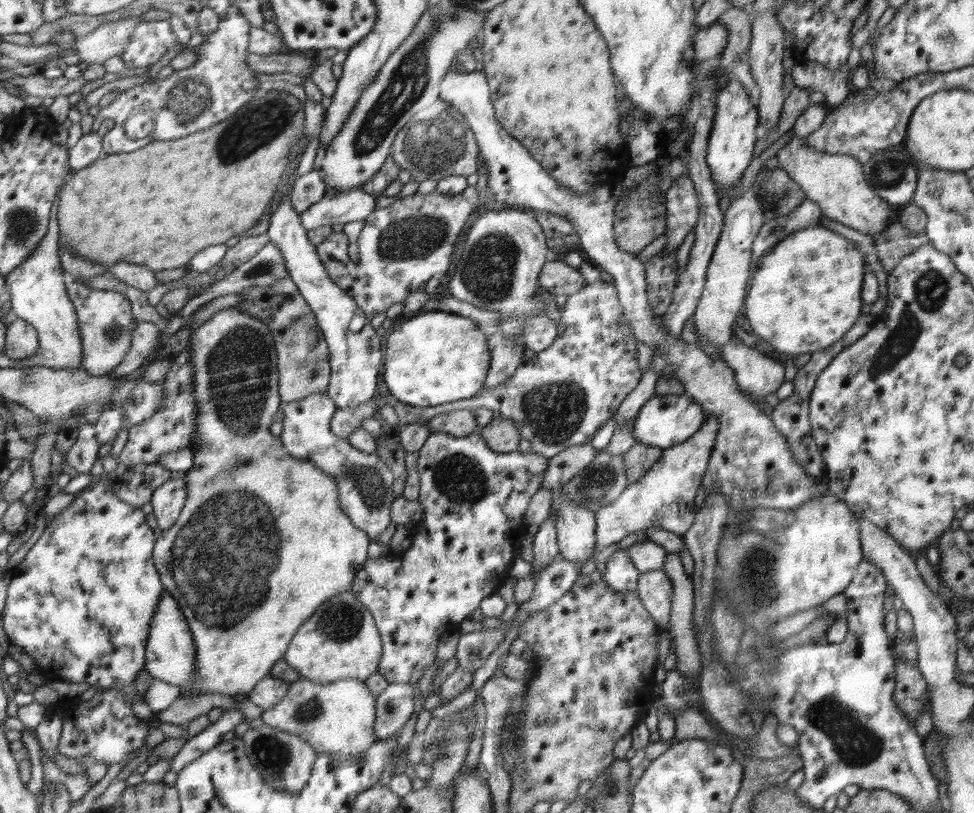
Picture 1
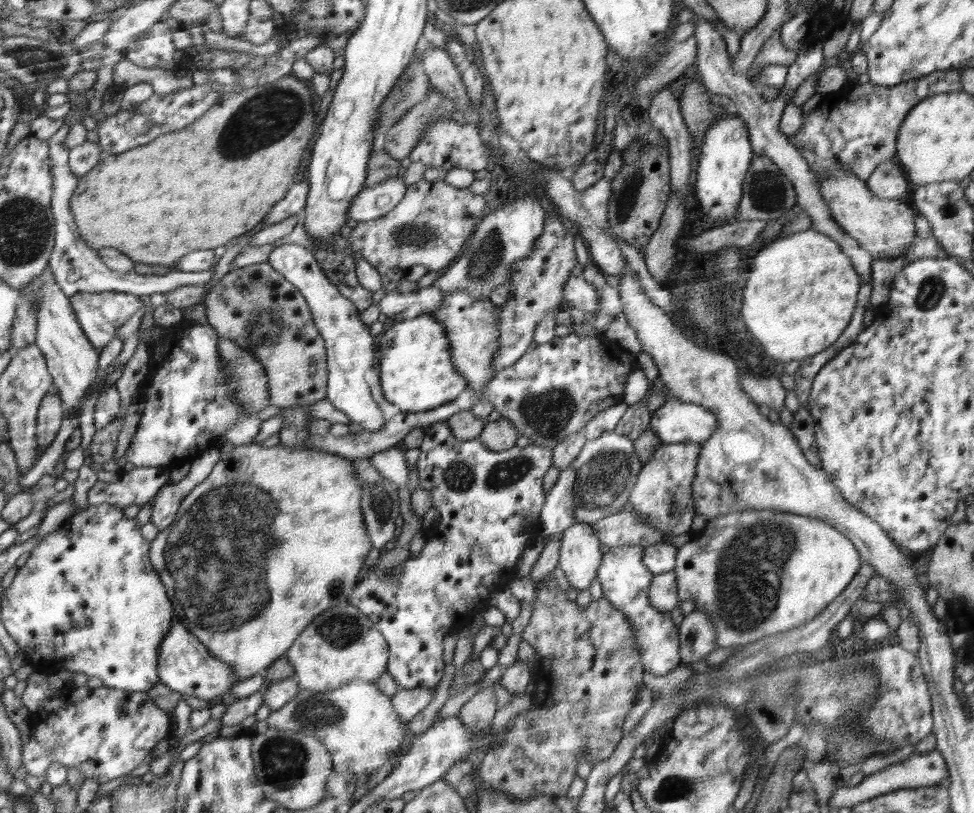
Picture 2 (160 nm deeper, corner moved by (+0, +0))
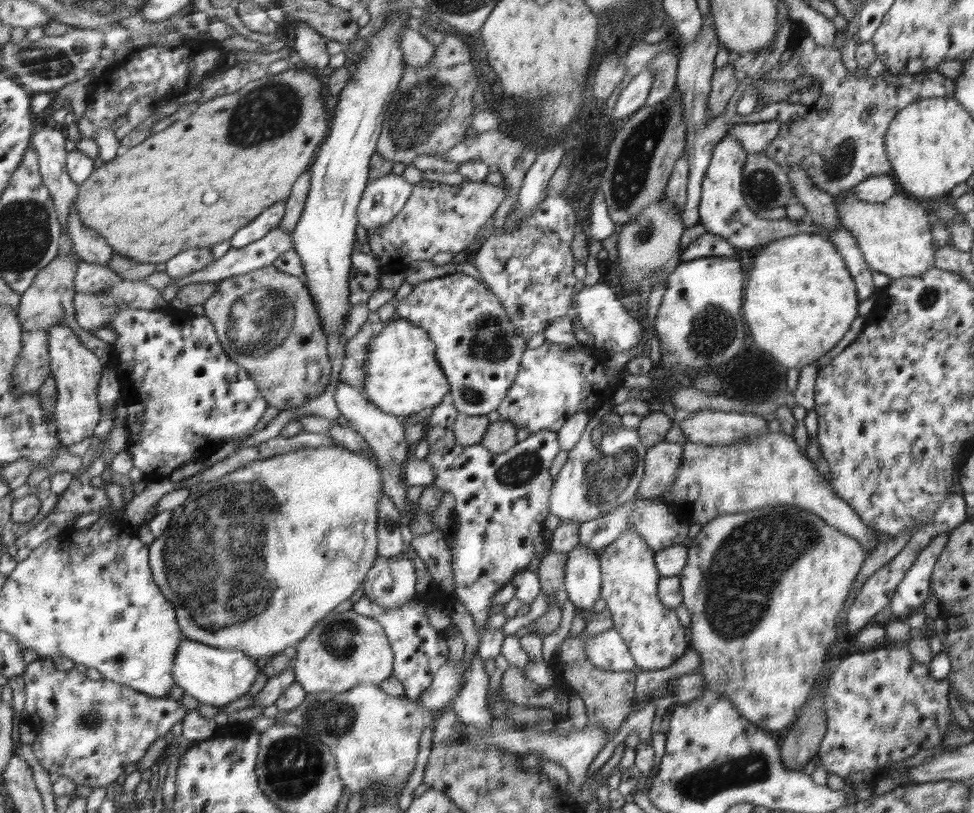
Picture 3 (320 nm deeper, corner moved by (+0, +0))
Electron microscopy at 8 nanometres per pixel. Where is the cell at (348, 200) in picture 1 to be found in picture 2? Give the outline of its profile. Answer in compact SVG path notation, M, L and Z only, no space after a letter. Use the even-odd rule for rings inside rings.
M399 177L366 188L350 203L350 219L355 222L372 221L391 212L406 195L407 186Z

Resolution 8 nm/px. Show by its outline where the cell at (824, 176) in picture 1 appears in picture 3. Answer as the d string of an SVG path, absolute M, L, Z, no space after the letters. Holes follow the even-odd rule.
M842 191L840 205L838 205L837 215L841 226L844 226L848 232L856 239L858 249L862 252L866 264L871 271L881 271L892 279L902 276L922 276L927 270L934 268L934 244L932 233L930 232L930 222L925 214L920 201L914 201L913 198L904 198L901 194L896 194L884 203L868 203L854 199L854 195L848 191Z

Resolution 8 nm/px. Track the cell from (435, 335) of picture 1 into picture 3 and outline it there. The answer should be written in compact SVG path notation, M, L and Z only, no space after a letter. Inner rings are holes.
M401 319L387 321L376 327L368 350L363 391L382 412L402 418L448 399L450 385L436 360L436 345L418 325Z

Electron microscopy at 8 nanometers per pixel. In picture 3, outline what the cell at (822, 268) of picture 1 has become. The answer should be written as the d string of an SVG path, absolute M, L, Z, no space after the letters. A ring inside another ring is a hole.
M795 234L768 244L760 256L756 256L743 296L744 320L750 326L756 346L770 352L786 369L802 369L819 360L842 340L859 314L854 280L843 256L826 236L818 234Z

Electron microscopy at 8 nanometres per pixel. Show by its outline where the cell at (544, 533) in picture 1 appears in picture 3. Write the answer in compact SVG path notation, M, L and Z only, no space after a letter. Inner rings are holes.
M597 410L594 415L590 416L590 420L582 432L582 436L580 436L580 440L577 440L576 446L573 446L568 451L568 461L560 470L559 475L556 477L556 482L554 482L554 486L552 486L552 496L550 496L550 514L554 514L554 516L558 516L561 521L574 521L578 524L586 522L587 520L594 520L595 518L600 518L605 514L608 514L611 510L618 508L621 504L628 502L629 500L633 500L638 494L637 490L639 489L640 481L642 480L644 474L644 466L645 466L645 452L647 451L646 446L642 445L639 439L639 434L636 429L625 429L622 426L621 415L616 413L615 411L604 411Z

